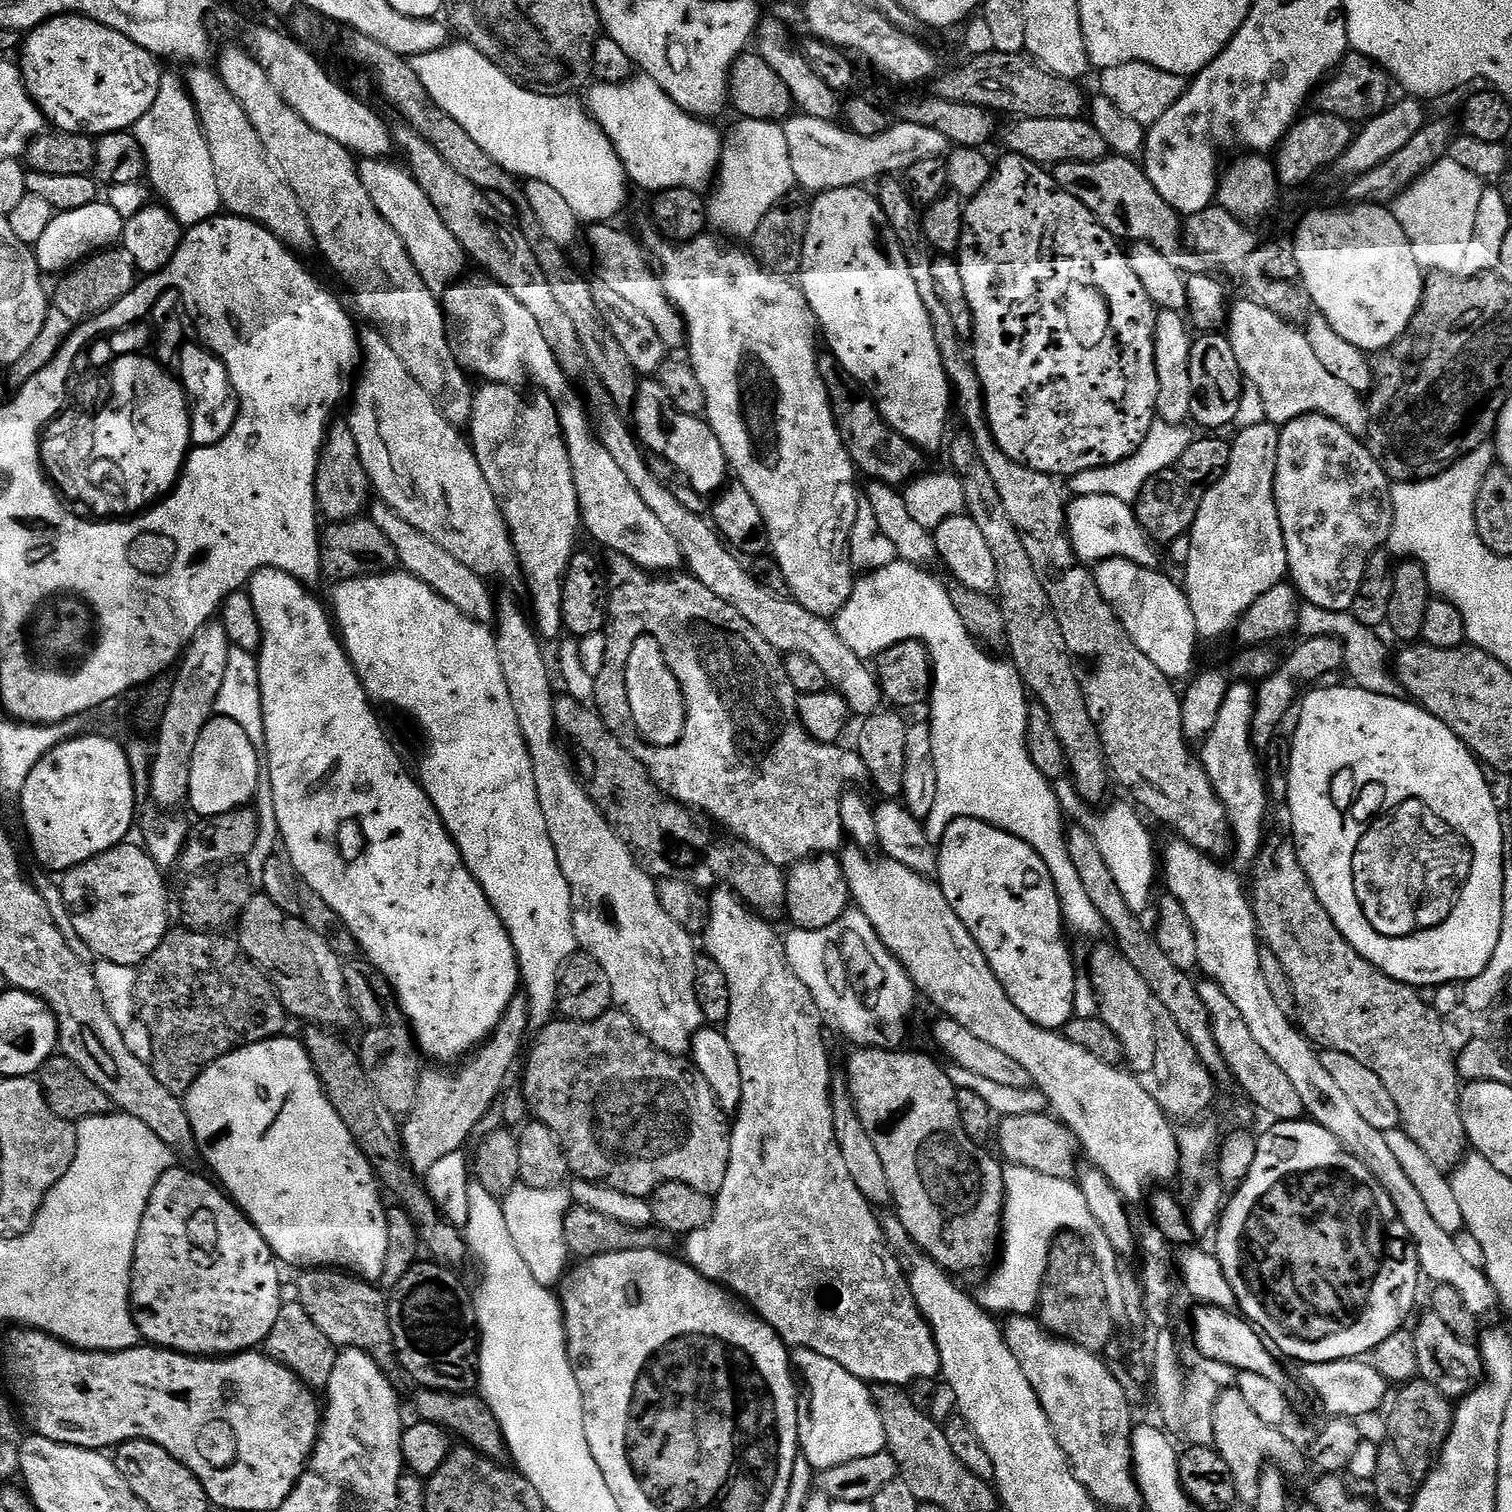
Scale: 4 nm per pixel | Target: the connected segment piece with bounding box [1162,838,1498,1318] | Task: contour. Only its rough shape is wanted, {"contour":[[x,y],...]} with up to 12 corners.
{"contour":[[1173,840],[1167,895],[1258,1046],[1390,1194],[1421,1273],[1478,1318],[1496,1291],[1434,1222],[1384,1133],[1270,995],[1250,892]]}

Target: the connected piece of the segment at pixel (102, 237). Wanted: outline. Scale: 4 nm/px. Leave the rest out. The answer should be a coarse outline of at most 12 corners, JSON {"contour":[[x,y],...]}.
{"contour":[[107,202],[56,212],[34,246],[41,273],[67,273],[119,245]]}

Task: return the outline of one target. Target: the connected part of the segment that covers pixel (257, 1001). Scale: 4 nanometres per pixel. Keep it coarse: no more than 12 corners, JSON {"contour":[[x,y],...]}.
{"contour":[[173,927],[139,965],[154,1078],[187,1097],[286,1013],[239,939]]}

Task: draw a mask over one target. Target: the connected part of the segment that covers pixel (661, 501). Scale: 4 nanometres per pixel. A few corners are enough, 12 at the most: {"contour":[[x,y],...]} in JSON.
{"contour":[[629,421],[599,439],[691,575],[777,652],[806,654],[855,717],[884,699],[833,621],[775,596],[705,517],[654,478]]}

